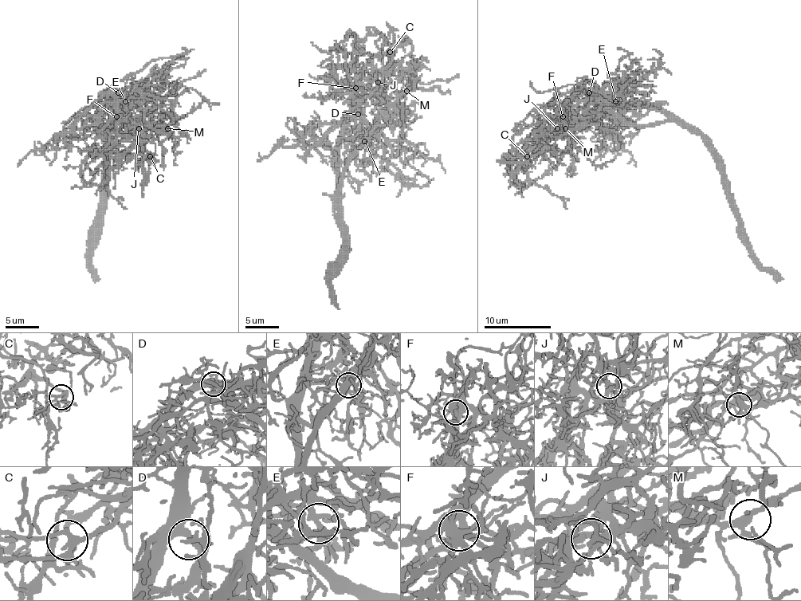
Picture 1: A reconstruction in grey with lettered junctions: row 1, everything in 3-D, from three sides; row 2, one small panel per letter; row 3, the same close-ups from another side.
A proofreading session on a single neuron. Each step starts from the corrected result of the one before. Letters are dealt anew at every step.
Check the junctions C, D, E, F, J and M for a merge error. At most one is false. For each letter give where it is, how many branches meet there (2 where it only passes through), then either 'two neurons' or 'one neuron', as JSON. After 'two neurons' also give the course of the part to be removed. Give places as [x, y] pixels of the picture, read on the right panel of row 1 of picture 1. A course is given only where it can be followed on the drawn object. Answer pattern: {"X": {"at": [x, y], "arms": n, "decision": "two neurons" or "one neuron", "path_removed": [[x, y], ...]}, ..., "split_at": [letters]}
{"C": {"at": [527, 156], "arms": 4, "decision": "one neuron"}, "D": {"at": [589, 92], "arms": 4, "decision": "one neuron"}, "E": {"at": [615, 101], "arms": 4, "decision": "one neuron"}, "F": {"at": [563, 116], "arms": 4, "decision": "one neuron"}, "J": {"at": [557, 128], "arms": 4, "decision": "one neuron"}, "M": {"at": [565, 128], "arms": 4, "decision": "one neuron"}, "split_at": []}

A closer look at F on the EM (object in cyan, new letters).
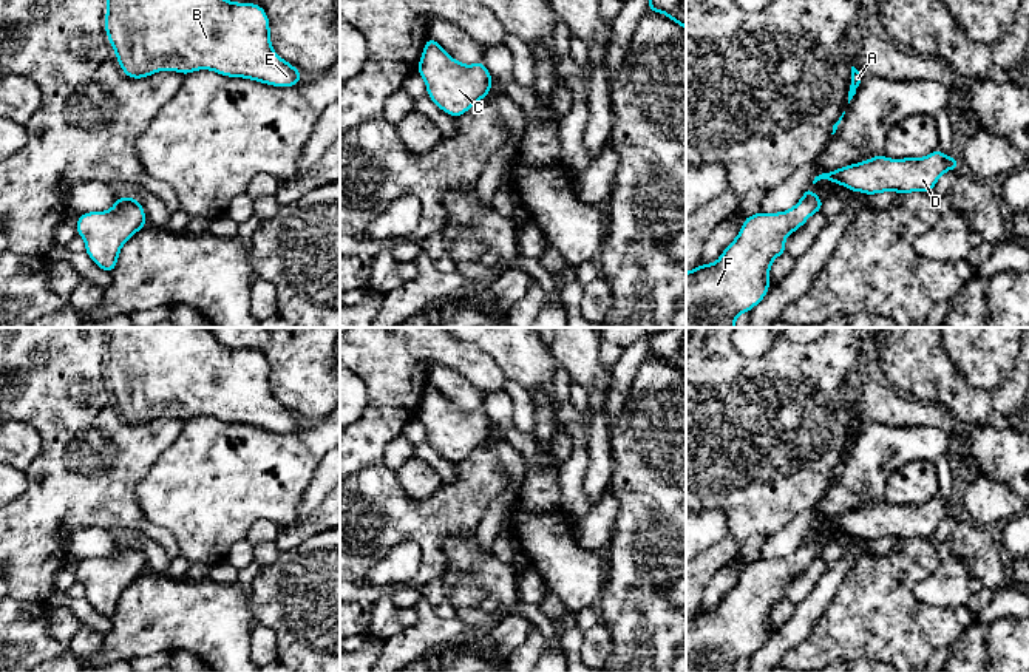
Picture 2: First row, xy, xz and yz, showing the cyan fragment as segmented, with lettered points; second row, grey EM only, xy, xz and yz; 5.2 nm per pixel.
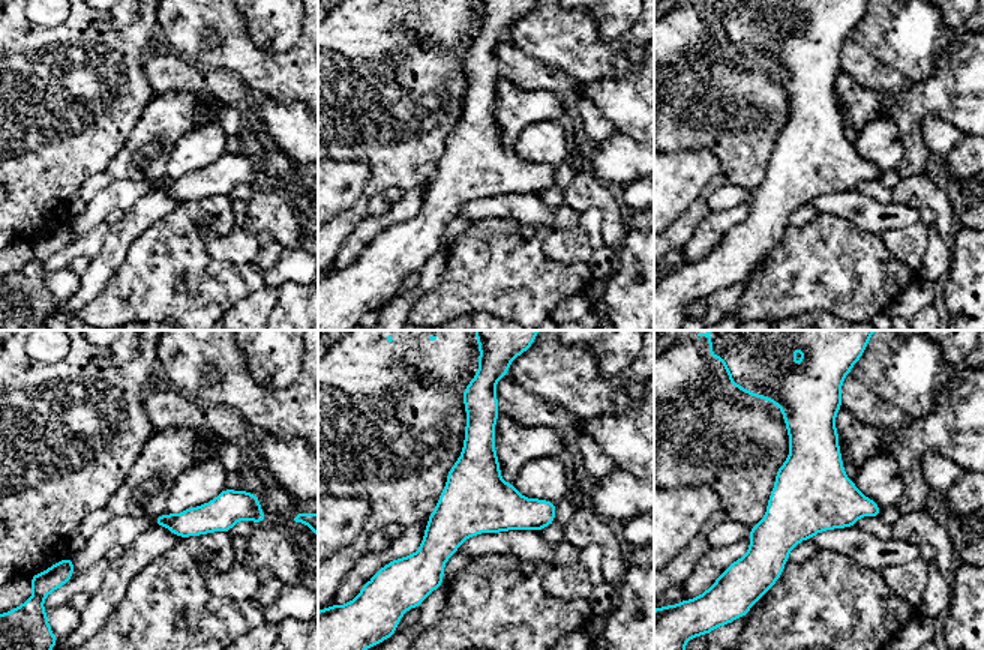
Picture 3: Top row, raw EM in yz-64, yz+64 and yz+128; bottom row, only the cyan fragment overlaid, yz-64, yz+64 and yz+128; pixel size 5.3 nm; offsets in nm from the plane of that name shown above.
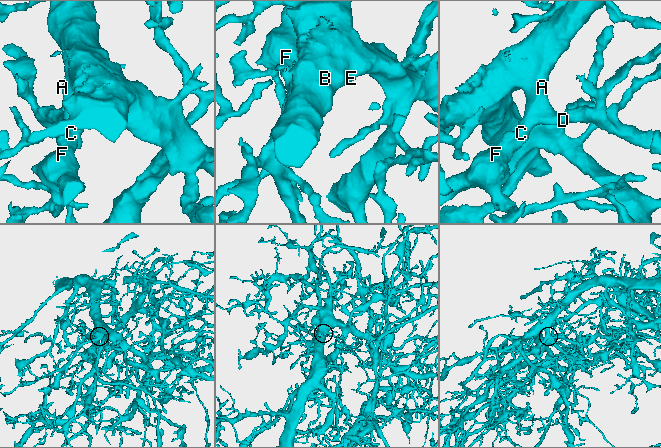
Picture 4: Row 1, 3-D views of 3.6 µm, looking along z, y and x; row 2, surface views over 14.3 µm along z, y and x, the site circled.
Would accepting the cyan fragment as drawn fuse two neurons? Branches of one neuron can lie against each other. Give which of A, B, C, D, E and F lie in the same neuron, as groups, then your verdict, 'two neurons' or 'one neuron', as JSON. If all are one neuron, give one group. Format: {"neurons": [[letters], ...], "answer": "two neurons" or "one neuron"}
{"neurons": [["A", "B", "C", "D", "E", "F"]], "answer": "one neuron"}

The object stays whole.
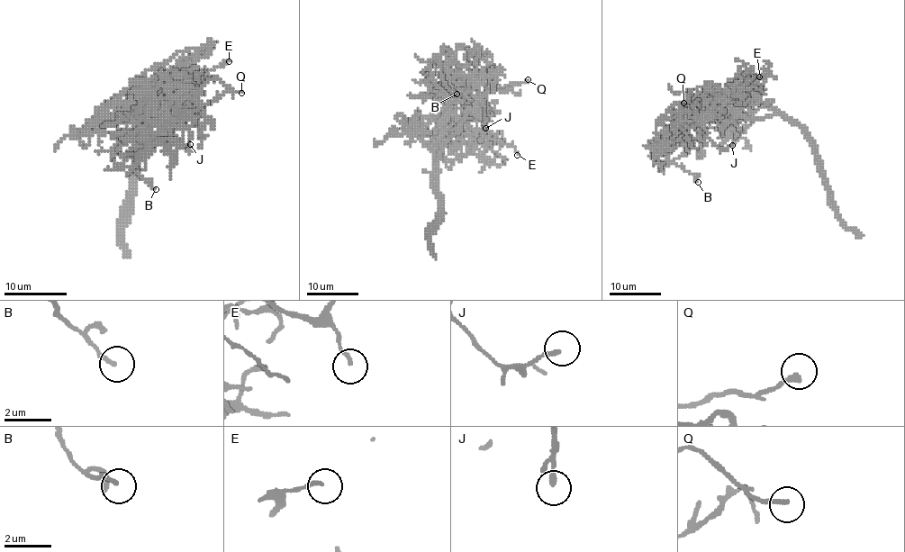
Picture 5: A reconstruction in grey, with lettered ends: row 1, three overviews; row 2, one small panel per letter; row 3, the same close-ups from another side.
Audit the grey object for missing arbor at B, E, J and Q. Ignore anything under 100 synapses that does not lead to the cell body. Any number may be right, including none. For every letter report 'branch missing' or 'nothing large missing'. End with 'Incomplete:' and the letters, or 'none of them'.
B: nothing large missing
E: nothing large missing
J: nothing large missing
Q: nothing large missing
Incomplete: none of them

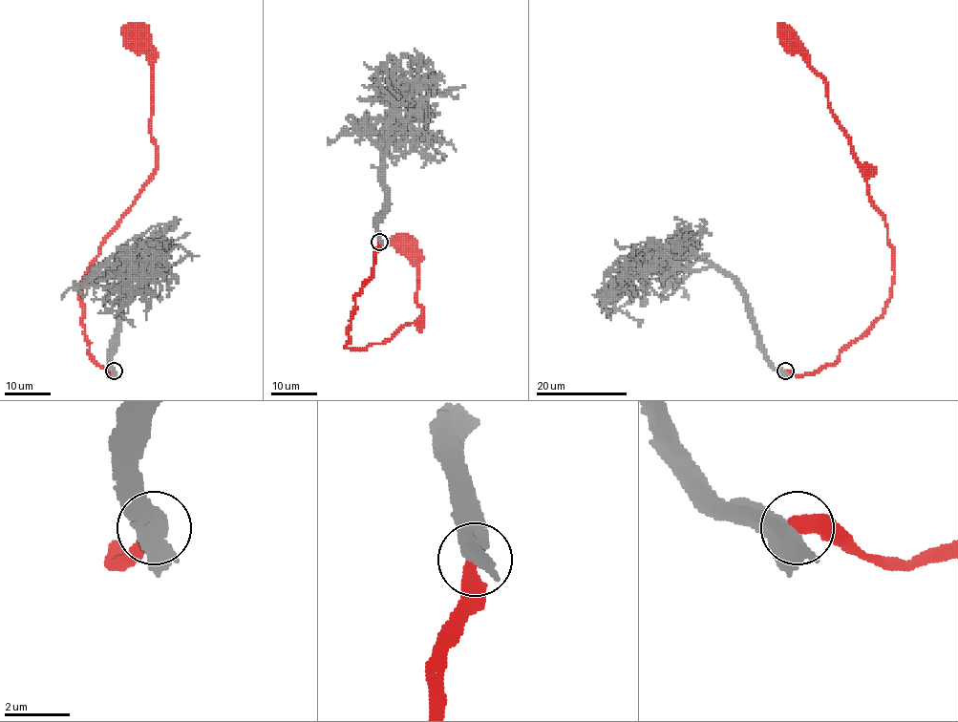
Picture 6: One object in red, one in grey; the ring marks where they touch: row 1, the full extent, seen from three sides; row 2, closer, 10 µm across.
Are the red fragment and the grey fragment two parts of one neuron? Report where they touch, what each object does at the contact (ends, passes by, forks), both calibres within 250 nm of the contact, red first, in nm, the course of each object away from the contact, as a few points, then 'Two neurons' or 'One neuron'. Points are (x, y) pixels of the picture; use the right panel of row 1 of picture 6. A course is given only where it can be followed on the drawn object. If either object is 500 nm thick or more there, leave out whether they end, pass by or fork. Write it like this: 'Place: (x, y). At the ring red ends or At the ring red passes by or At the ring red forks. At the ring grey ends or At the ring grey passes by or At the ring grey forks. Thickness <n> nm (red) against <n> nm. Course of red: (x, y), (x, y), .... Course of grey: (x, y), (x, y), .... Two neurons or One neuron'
Place: (785, 371). Thickness 500 nm (red) against 440 nm. Course of red: (785, 371), (814, 374), (835, 361), (883, 312), (893, 276), (885, 217), (829, 107), (827, 83), (787, 38). Course of grey: (785, 371), (771, 364), (740, 286), (721, 269), (688, 255), (650, 249), (615, 286), (615, 306), (641, 328). Two neurons

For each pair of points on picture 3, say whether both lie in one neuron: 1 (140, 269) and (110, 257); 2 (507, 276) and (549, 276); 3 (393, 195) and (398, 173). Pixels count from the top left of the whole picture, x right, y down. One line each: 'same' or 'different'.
1: different
2: same
3: different

